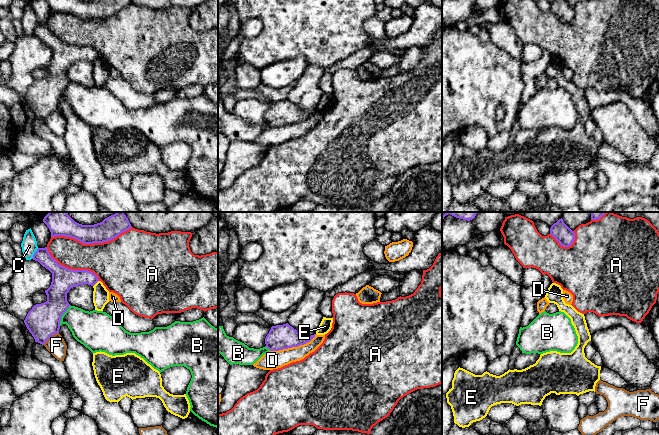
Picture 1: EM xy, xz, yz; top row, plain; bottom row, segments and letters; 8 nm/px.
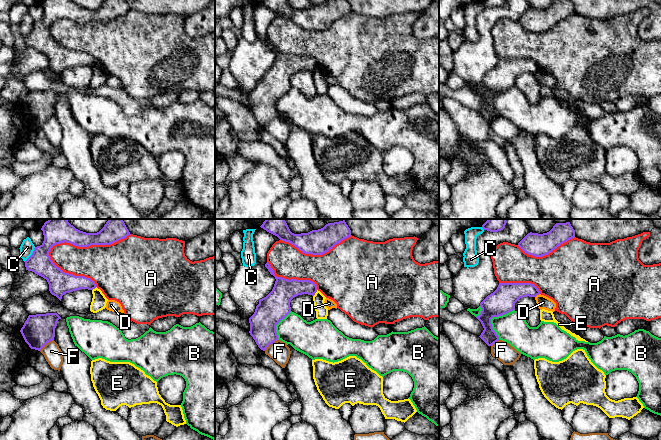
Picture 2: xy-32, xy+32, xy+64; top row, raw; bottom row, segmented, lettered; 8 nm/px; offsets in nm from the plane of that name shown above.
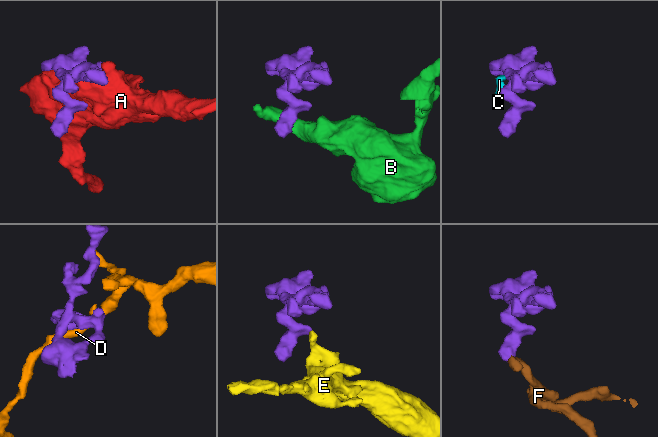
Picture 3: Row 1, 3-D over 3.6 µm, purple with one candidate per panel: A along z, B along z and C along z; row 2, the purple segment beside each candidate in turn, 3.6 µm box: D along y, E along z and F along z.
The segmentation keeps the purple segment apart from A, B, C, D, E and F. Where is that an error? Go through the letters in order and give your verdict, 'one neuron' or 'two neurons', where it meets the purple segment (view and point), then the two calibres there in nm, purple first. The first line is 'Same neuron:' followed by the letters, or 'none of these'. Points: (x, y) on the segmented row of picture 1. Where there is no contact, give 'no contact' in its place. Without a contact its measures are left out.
Same neuron: none of these
A: two neurons; meets purple in xy at (91, 243); 170 nm thick on the purple side, 360 nm on the other
B: two neurons; meets purple in xy at (62, 314); 280 nm thick on the purple side, 280 nm on the other
C: two neurons; meets purple in xy at (34, 253); 120 nm thick on the purple side, 130 nm on the other
D: two neurons; meets purple in xz at (293, 346); 200 nm thick on the purple side, 140 nm on the other
E: two neurons; meets purple in xy at (96, 282); 170 nm thick on the purple side, 130 nm on the other
F: two neurons; meets purple in xy at (50, 336); 280 nm thick on the purple side, 150 nm on the other

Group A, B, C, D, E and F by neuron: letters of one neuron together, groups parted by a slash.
A / B / C / D / E / F

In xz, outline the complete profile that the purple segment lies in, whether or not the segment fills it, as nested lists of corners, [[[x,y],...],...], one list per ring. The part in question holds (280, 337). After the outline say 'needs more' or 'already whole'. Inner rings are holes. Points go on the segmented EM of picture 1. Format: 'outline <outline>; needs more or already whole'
outline [[[286,323],[272,326],[265,338],[265,344],[270,351],[279,351],[304,345],[310,342],[315,335],[306,337]]]; already whole

